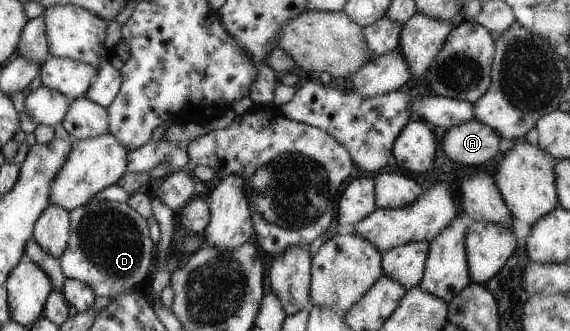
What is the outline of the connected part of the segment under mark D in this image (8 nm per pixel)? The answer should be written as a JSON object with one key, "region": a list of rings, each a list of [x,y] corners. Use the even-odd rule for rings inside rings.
{"region":[[[89,201],[70,212],[70,237],[67,248],[59,257],[63,274],[67,279],[77,279],[93,289],[96,296],[119,297],[130,289],[136,290],[153,269],[153,240],[149,237],[147,218],[139,214],[129,203],[117,201]]]}

